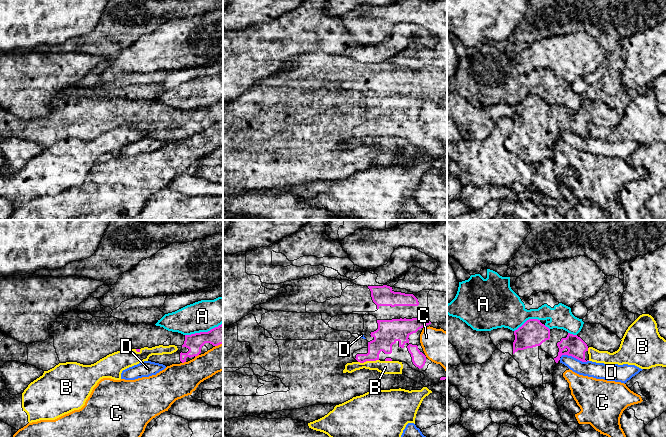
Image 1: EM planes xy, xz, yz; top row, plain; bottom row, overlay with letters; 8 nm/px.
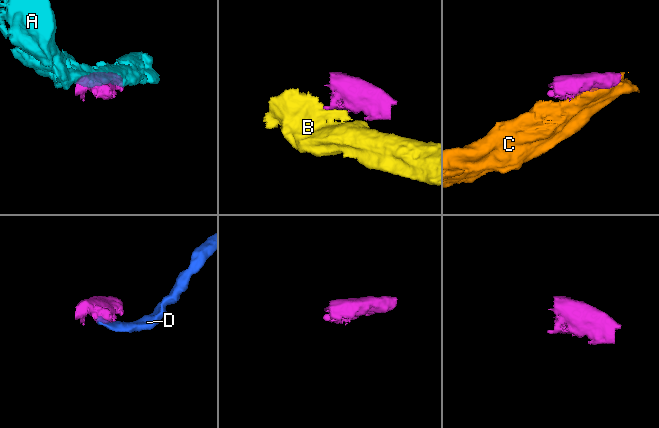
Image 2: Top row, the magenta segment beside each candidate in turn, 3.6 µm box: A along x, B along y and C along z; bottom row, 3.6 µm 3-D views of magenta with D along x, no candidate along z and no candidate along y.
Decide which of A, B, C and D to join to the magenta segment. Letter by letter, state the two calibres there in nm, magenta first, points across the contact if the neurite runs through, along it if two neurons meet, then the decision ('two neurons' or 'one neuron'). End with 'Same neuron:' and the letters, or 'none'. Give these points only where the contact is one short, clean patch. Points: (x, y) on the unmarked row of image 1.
A: 150 nm thick on the magenta side, 260 nm on the other; two neurons
B: 180 nm thick on the magenta side, 110 nm on the other; border along xz (378, 135), (358, 138); two neurons
C: 140 nm thick on the magenta side, 280 nm on the other; two neurons
D: 150 nm thick on the magenta side, 130 nm on the other; border along yz (560, 132), (573, 132), (582, 137), (588, 137); two neurons
Same neuron: none

